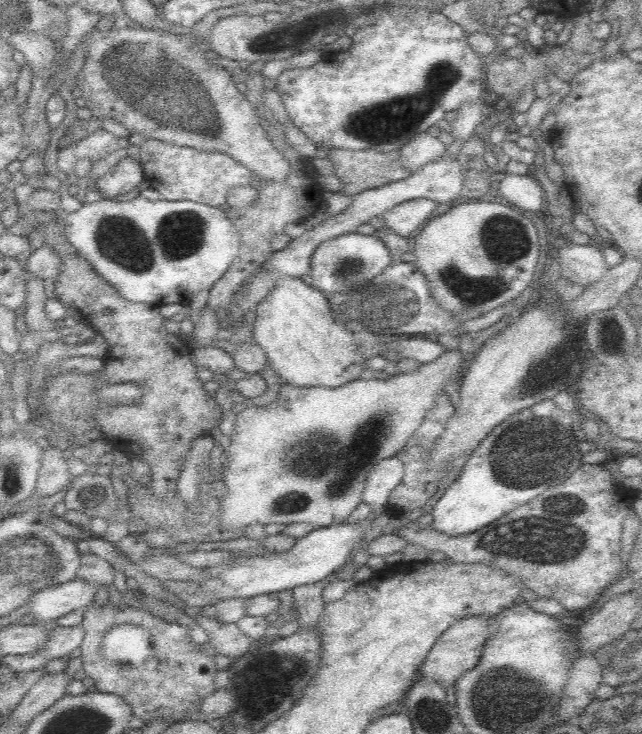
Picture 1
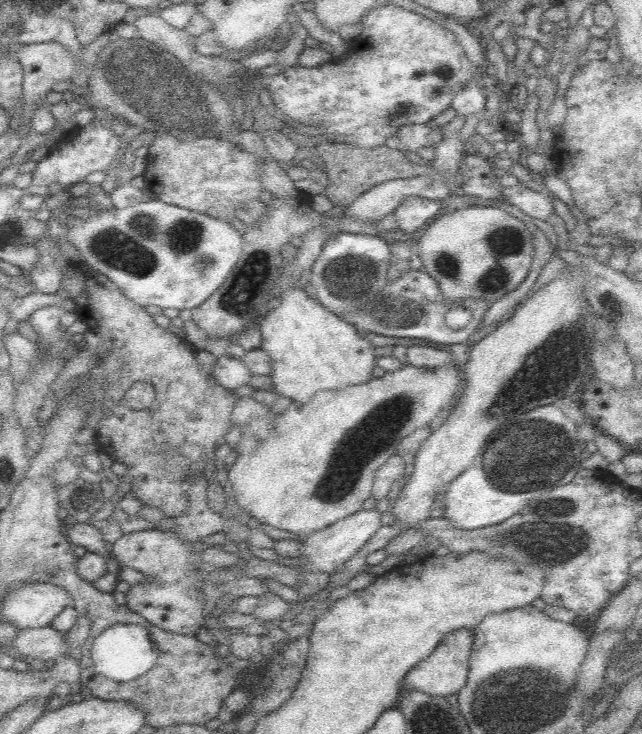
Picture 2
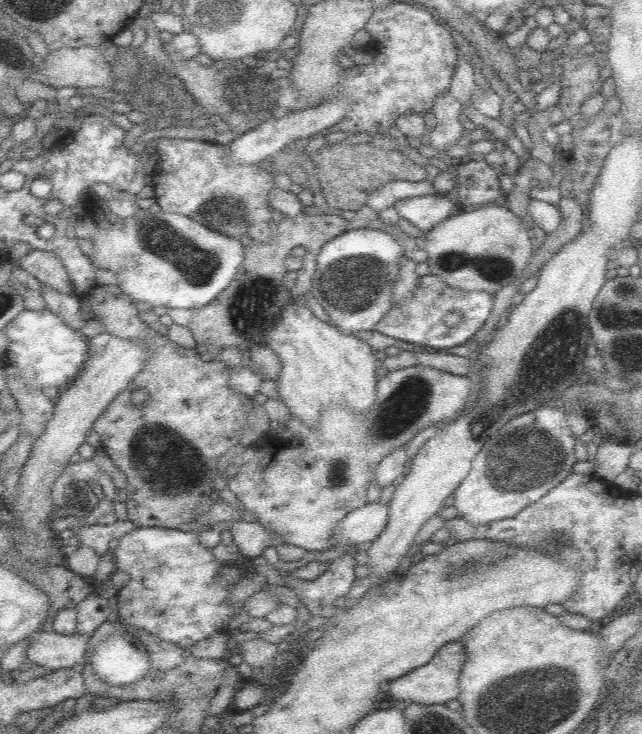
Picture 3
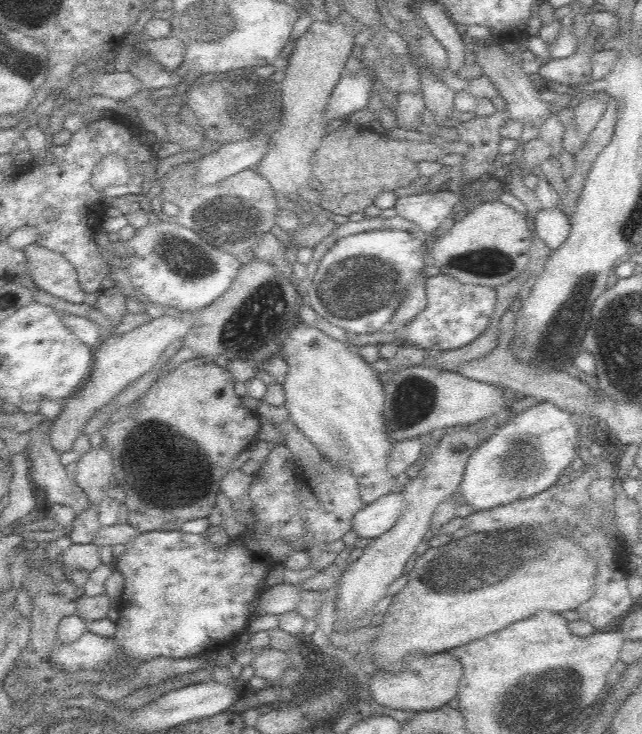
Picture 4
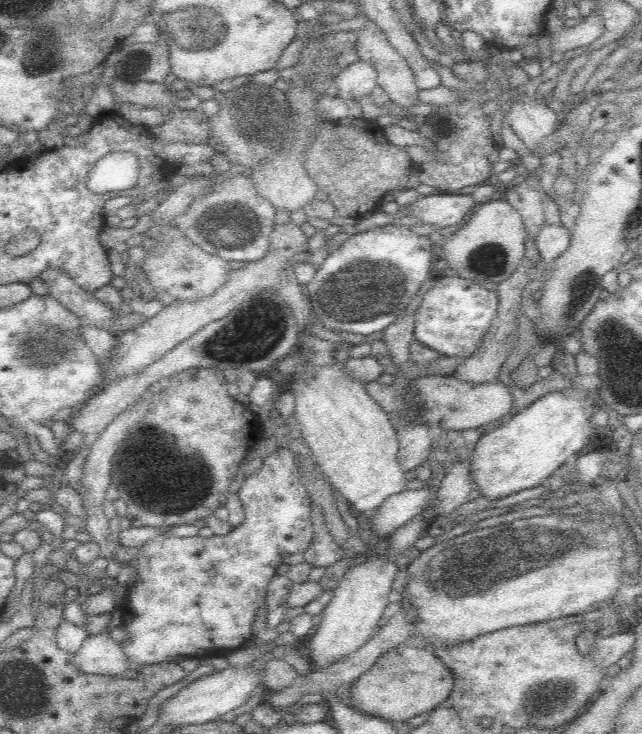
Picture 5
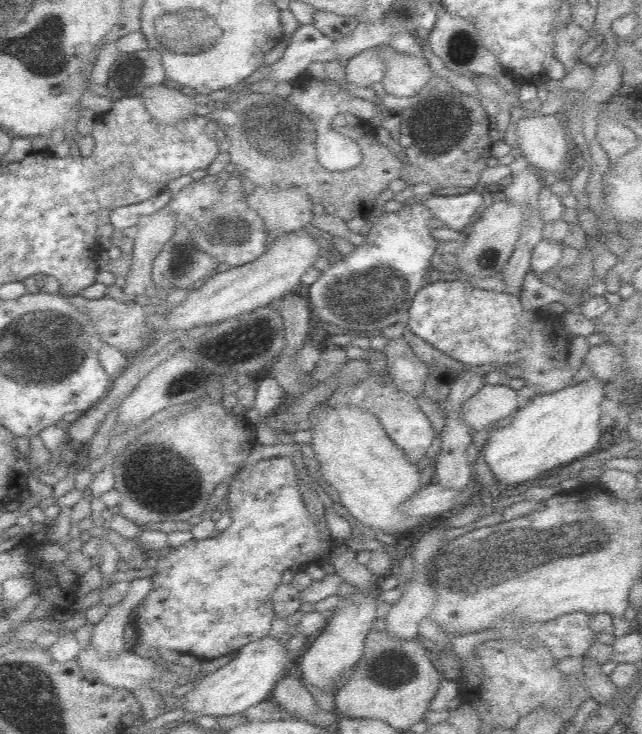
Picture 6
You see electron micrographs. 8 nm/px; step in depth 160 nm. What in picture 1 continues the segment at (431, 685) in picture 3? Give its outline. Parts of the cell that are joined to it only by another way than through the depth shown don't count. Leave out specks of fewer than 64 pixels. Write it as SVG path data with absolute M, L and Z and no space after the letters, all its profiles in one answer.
M469 616L466 618L459 618L450 625L434 643L430 649L425 662L419 669L420 676L432 678L444 686L454 685L455 682L462 675L466 674L468 670L478 665L480 661L480 654L482 654L482 646L486 638L490 636L492 627L490 627L490 619L482 616Z

